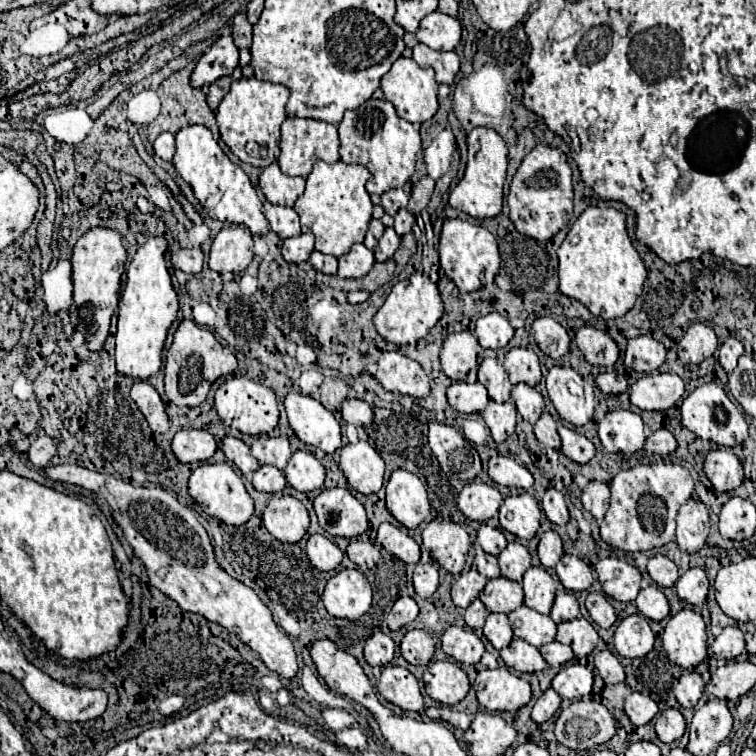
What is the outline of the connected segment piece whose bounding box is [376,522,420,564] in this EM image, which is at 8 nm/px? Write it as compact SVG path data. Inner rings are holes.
M382 522L378 526L378 544L384 546L384 550L388 550L390 554L394 554L396 558L416 564L420 560L420 546L416 544L416 540L408 534L404 534L400 528L396 528L390 522Z

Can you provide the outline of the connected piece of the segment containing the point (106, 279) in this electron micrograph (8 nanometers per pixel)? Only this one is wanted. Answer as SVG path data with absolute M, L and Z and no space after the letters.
M96 226L78 238L72 252L72 282L74 282L74 304L78 306L78 328L86 336L90 350L100 350L110 328L110 318L118 308L120 278L126 264L126 248L122 234L112 228Z

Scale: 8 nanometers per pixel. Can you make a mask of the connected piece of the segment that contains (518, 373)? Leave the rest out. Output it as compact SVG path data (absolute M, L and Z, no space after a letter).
M510 348L504 356L504 368L510 376L512 384L526 382L530 386L540 384L540 360L532 350L526 348Z

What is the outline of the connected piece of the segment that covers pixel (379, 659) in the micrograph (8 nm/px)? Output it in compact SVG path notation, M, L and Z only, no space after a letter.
M376 632L366 640L364 658L370 666L386 666L394 658L394 642L390 636Z

